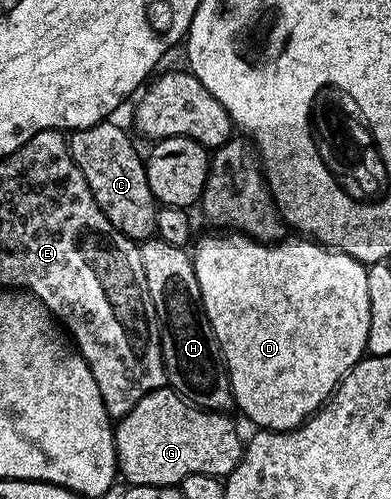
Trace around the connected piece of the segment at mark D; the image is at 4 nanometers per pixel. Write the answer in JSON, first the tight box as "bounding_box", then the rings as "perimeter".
{"bounding_box":[192,233,370,431],"perimeter":[[[241,233],[210,234],[214,235],[206,235],[198,244],[193,244],[192,262],[196,281],[200,281],[200,297],[206,316],[216,333],[216,341],[226,362],[226,370],[230,372],[230,391],[234,395],[237,410],[242,410],[255,423],[255,428],[267,431],[292,431],[305,423],[334,394],[338,382],[367,354],[366,342],[370,324],[367,264],[348,257],[348,253],[335,251],[333,247],[323,247],[310,237],[286,237],[277,243],[261,243],[259,239],[251,239],[250,236]]]}

